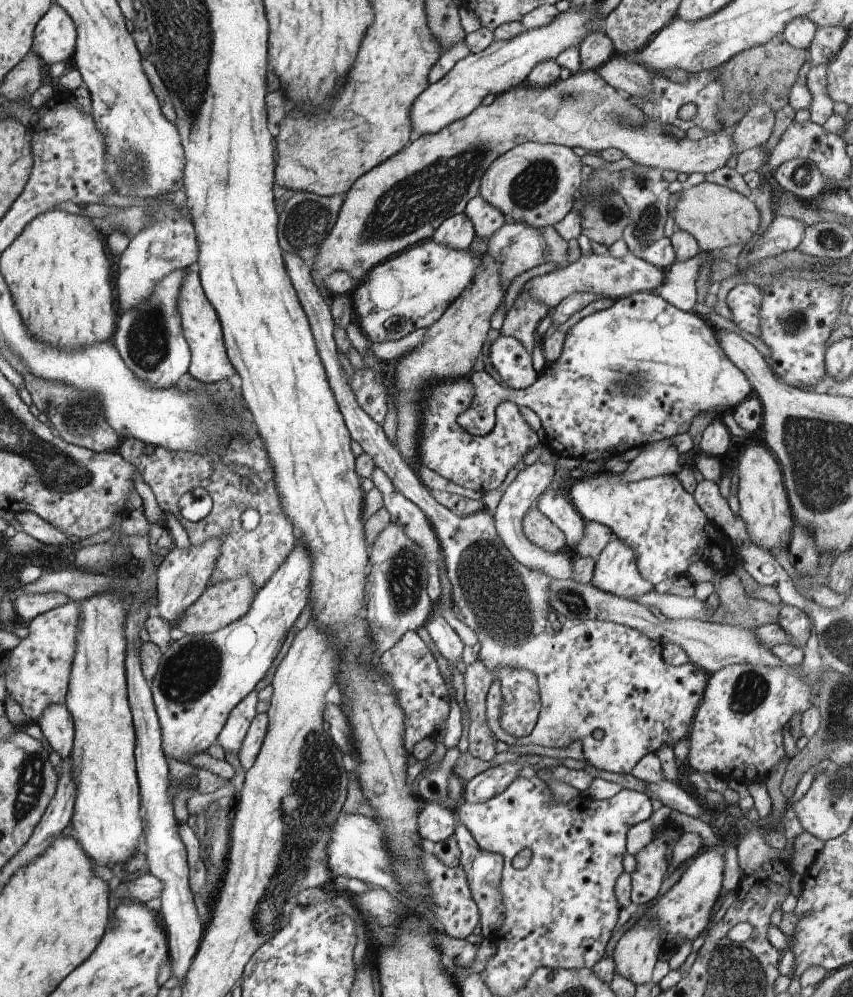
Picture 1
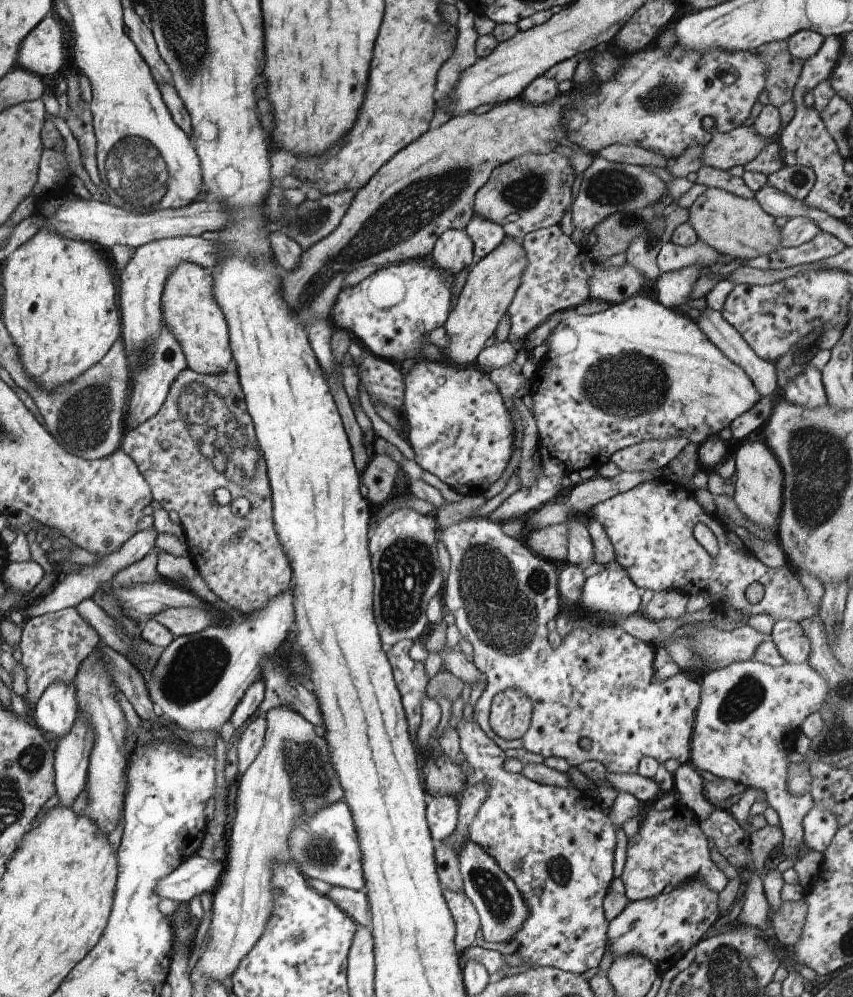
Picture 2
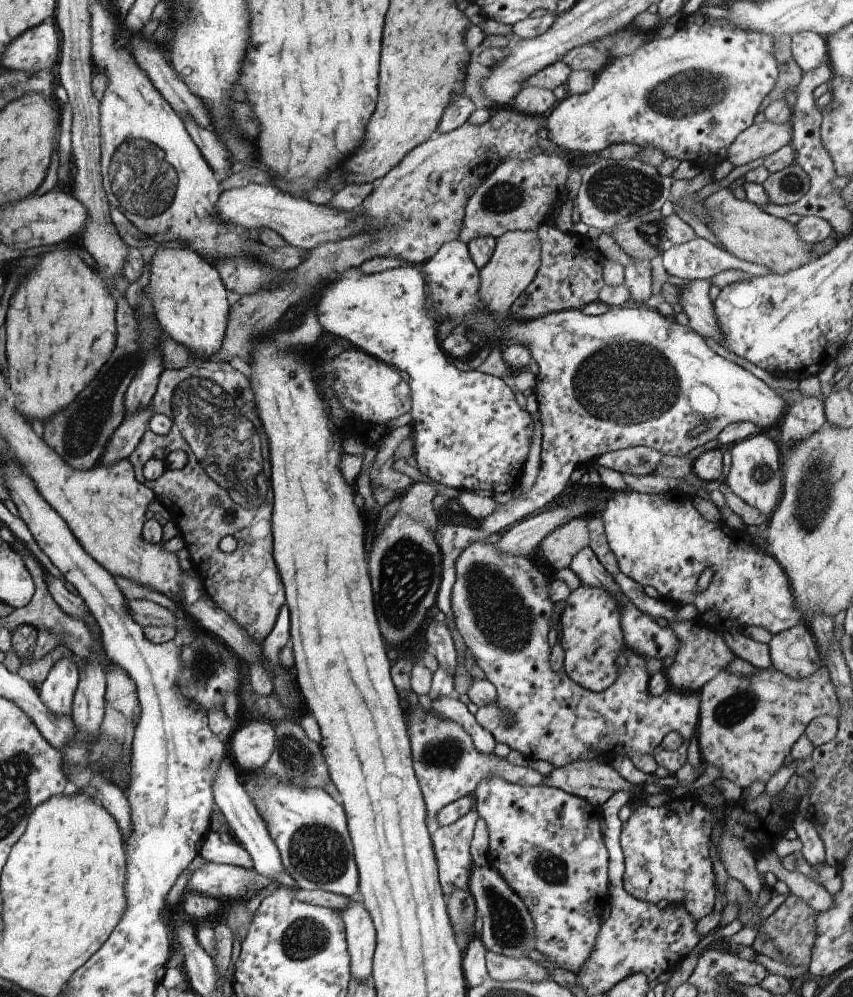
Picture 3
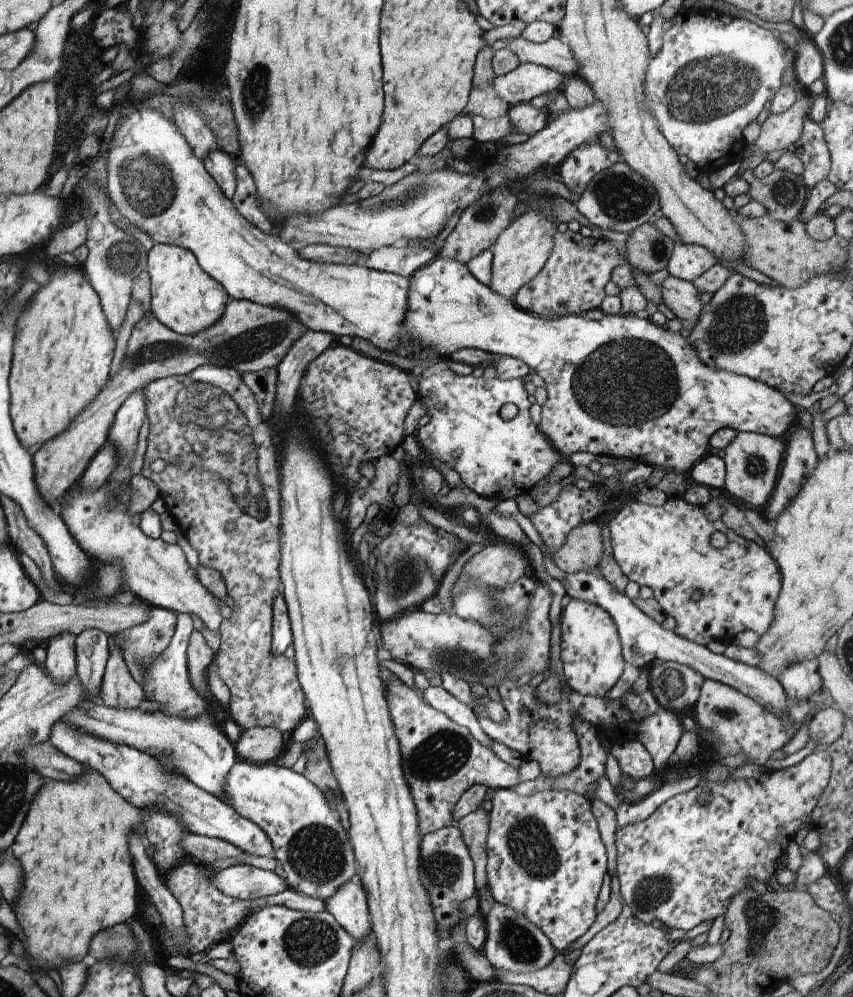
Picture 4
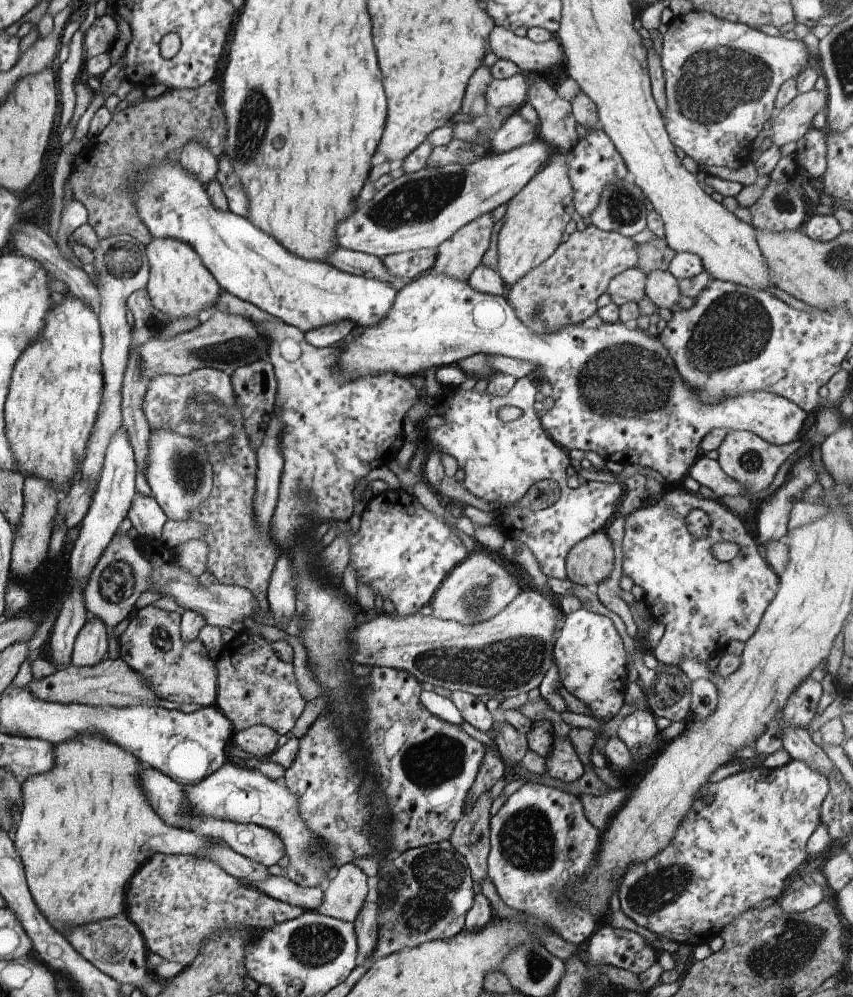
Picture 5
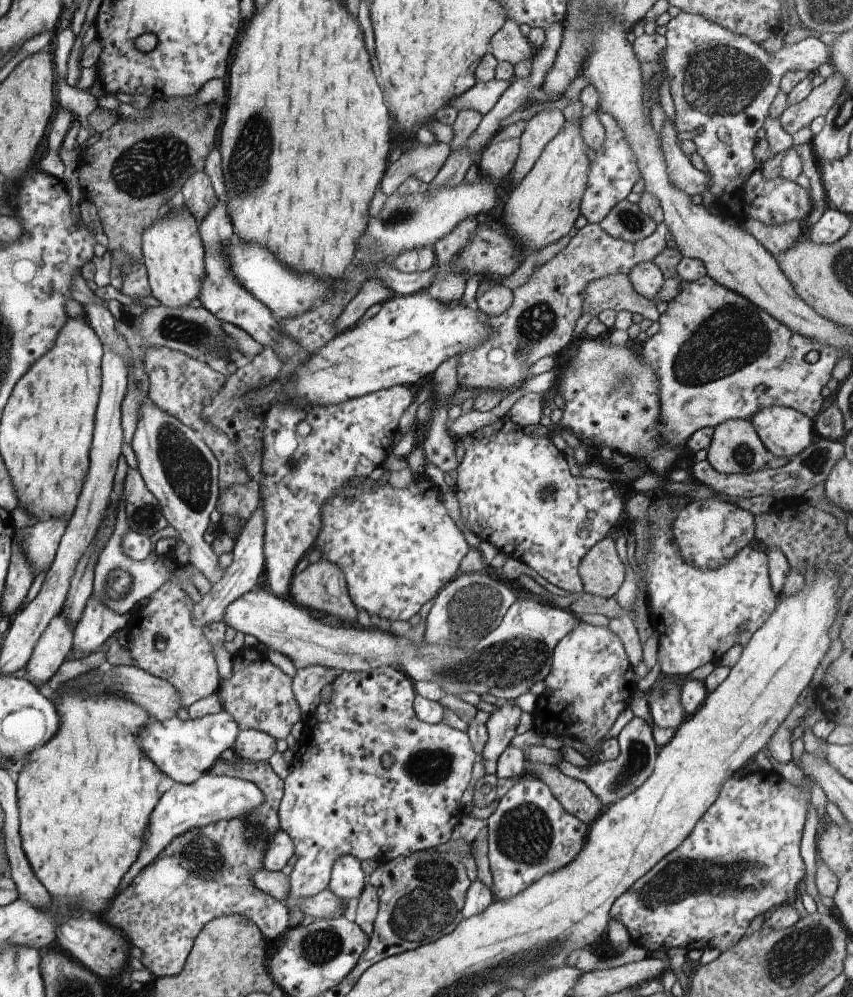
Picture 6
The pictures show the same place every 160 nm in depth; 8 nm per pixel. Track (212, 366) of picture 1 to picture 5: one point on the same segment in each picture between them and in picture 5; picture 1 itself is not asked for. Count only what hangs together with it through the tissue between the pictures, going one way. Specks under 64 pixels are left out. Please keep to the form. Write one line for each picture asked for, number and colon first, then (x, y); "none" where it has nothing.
2: (192, 315)
3: (190, 305)
4: (184, 298)
5: (179, 285)

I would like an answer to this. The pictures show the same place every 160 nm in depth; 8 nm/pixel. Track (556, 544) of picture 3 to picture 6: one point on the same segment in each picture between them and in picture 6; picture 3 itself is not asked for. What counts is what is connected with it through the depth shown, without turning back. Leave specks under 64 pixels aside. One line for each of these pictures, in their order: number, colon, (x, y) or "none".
4: (582, 549)
5: (588, 563)
6: (602, 573)

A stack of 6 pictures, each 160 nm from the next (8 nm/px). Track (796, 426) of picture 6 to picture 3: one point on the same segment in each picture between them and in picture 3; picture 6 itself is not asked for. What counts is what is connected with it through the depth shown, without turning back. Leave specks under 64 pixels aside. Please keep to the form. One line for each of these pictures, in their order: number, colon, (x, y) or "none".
3: (631, 377)
4: (625, 387)
5: (616, 390)

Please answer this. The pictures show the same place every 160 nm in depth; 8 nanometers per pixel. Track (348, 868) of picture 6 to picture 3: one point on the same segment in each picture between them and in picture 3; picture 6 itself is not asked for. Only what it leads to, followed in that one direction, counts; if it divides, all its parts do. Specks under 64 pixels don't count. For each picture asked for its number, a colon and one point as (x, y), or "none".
3: (361, 936)
4: (349, 907)
5: (344, 894)

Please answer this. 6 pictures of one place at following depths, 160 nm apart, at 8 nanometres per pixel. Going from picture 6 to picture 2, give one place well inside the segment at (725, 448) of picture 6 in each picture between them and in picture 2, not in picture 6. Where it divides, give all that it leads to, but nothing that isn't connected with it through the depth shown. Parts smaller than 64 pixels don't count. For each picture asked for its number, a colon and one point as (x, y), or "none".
2: (758, 492)
3: (756, 475)
4: (753, 460)
5: (753, 462)

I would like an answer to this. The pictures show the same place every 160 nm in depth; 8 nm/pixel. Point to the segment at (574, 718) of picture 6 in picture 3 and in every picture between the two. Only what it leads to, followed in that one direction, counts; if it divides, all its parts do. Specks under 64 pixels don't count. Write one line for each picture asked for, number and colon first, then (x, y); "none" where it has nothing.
3: (592, 637)
4: (592, 660)
5: (592, 664)

